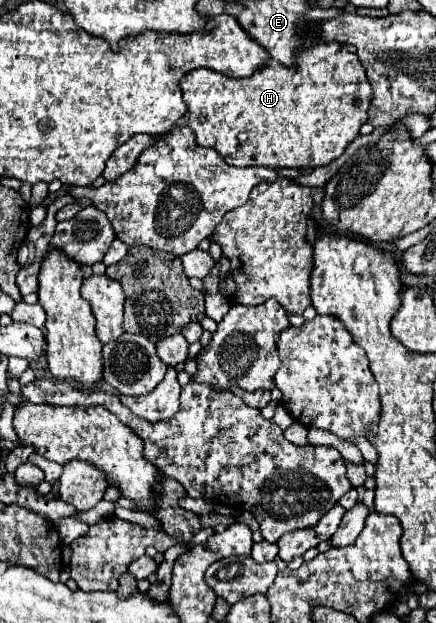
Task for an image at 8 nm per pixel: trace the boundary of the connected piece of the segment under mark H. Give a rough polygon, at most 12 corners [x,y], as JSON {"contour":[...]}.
{"contour":[[336,42],[250,78],[198,68],[188,126],[230,166],[316,168],[368,120]]}

